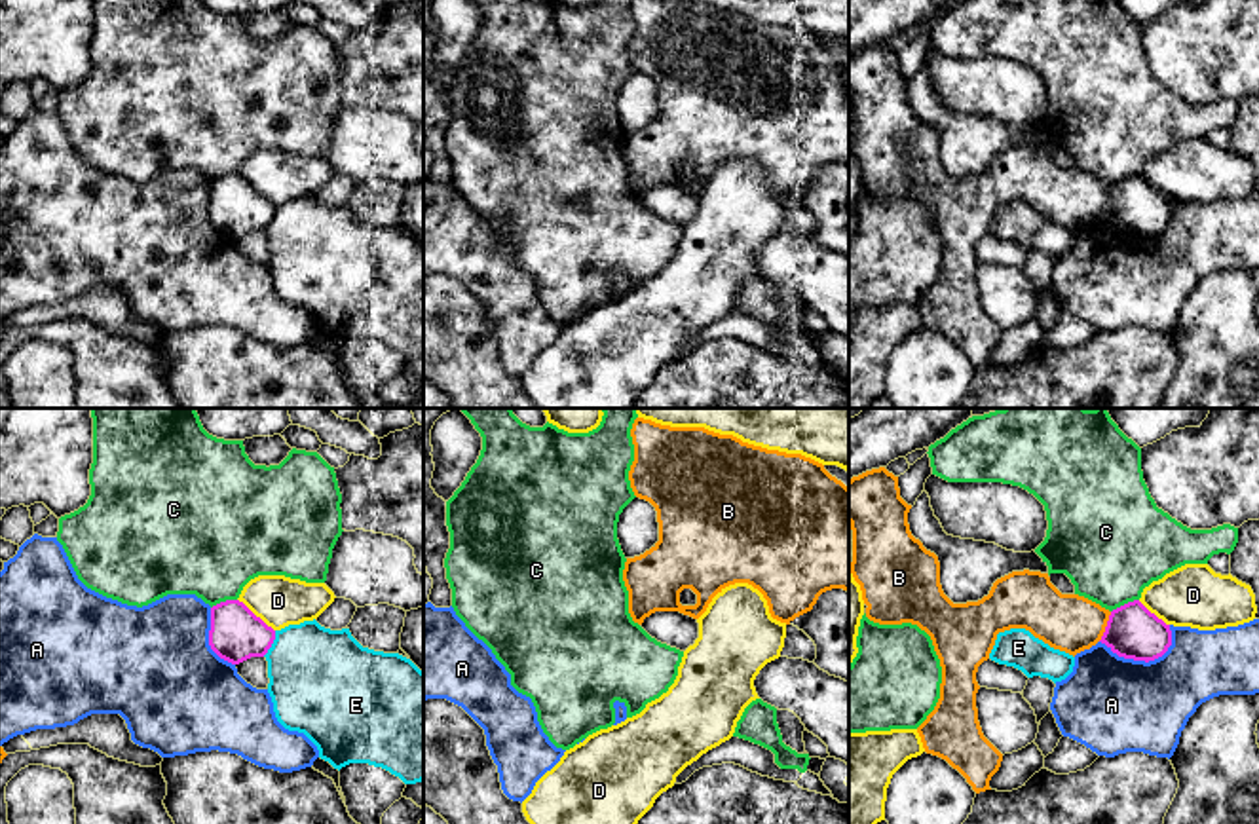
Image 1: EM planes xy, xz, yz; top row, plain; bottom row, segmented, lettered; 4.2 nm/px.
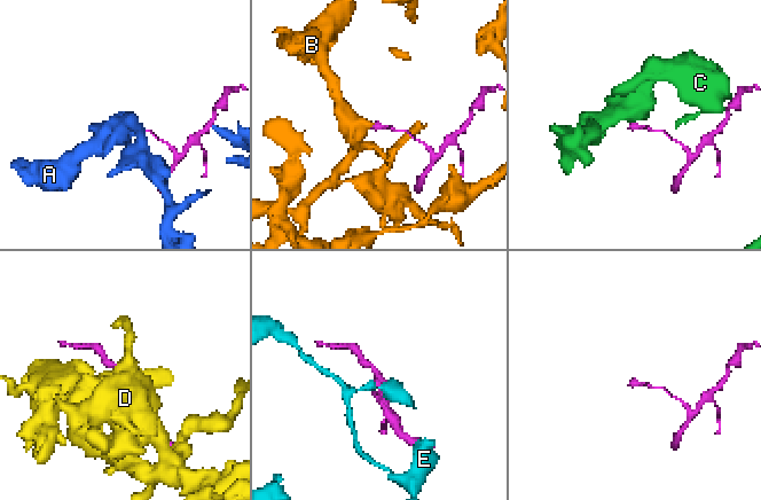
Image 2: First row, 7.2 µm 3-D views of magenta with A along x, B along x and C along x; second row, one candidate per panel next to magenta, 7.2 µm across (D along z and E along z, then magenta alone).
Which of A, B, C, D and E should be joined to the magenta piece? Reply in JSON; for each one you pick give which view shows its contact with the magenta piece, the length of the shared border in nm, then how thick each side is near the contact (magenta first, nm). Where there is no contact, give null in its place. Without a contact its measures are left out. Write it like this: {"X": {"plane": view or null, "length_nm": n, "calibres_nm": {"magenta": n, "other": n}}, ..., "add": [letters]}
{"add": []}

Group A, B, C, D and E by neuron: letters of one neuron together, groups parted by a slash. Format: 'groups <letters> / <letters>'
groups A / B / C / D / E

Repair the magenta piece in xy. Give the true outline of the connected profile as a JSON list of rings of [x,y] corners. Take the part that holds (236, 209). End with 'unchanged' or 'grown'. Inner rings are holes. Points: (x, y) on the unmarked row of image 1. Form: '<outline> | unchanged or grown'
[[[226,175],[211,182],[209,220],[220,234],[239,239],[264,232],[273,215],[275,205],[243,177]]] | unchanged

